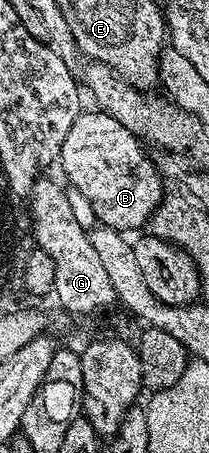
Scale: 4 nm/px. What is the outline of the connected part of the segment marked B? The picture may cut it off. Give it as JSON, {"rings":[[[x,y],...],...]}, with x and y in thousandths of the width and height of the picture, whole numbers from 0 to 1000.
{"rings":[[[383,249],[297,313],[282,369],[292,366],[297,380],[311,382],[306,400],[421,439],[478,497],[526,499],[541,508],[622,512],[617,508],[656,508],[670,499],[679,506],[708,492],[751,448],[770,444],[780,419],[732,362],[646,298],[617,289],[598,296],[483,296],[502,291],[502,283],[522,283],[536,263],[531,256],[483,249]]]}

